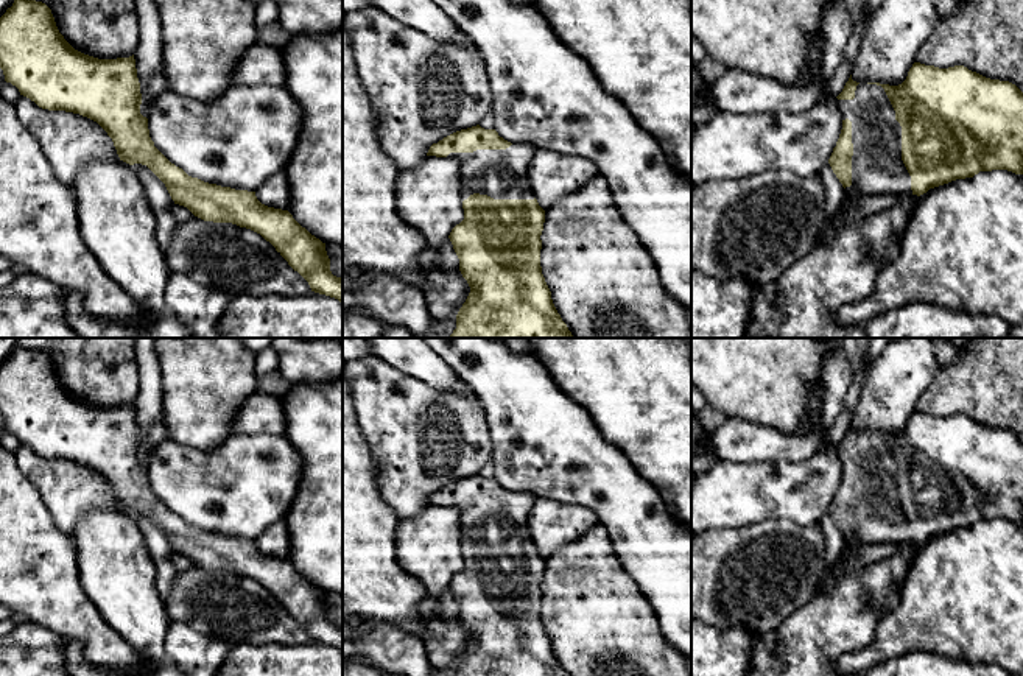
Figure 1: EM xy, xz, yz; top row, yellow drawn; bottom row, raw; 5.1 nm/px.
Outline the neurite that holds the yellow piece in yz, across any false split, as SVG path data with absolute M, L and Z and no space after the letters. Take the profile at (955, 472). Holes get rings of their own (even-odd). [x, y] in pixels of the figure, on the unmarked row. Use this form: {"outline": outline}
{"outline": "M914 411L908 421L906 428L898 435L880 431L856 431L852 428L850 424L842 441L836 447L842 466L842 478L836 495L833 497L833 502L828 508L828 512L844 537L852 536L863 544L908 542L920 545L930 537L948 533L956 528L973 526L979 520L1007 519L1015 523L1023 523L1023 441L1009 430L986 427L976 421L969 419L964 414L939 417L934 414Z"}

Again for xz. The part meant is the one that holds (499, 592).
{"outline": "M476 474L444 486L427 502L461 512L464 569L452 578L448 587L470 642L456 664L456 676L567 676L540 615L545 559L528 528L536 498L531 492L511 492L495 478Z"}

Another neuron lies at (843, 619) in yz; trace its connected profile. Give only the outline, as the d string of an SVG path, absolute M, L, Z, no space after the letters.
M845 536L835 587L822 586L772 637L757 637L747 676L844 676L836 659L869 646L880 620L858 575L863 564L849 556L861 544Z

